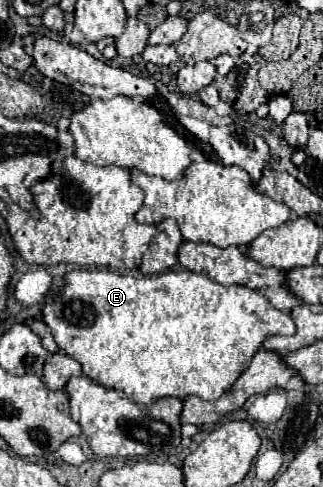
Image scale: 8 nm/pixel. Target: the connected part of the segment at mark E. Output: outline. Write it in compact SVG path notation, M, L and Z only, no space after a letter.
M184 268L170 270L170 272L164 272L158 276L142 276L142 278L114 274L110 270L72 270L64 276L64 280L66 280L66 286L62 290L62 296L52 300L50 304L46 304L42 310L44 322L52 330L52 336L56 340L58 348L82 364L84 376L88 376L90 380L94 380L96 384L100 384L104 388L122 390L128 398L132 398L134 402L138 402L142 406L152 406L152 402L166 398L166 396L174 396L180 400L184 400L186 396L200 396L208 402L216 402L216 398L220 398L220 394L224 394L224 390L228 390L228 386L232 386L232 382L236 382L236 378L240 376L240 370L244 370L244 366L248 366L248 362L252 360L252 354L256 354L256 350L262 348L262 344L268 336L274 336L274 334L288 336L288 334L296 332L292 316L276 310L260 292L250 290L246 286L222 286L218 282L212 282L212 278L208 278L206 274L190 272Z

